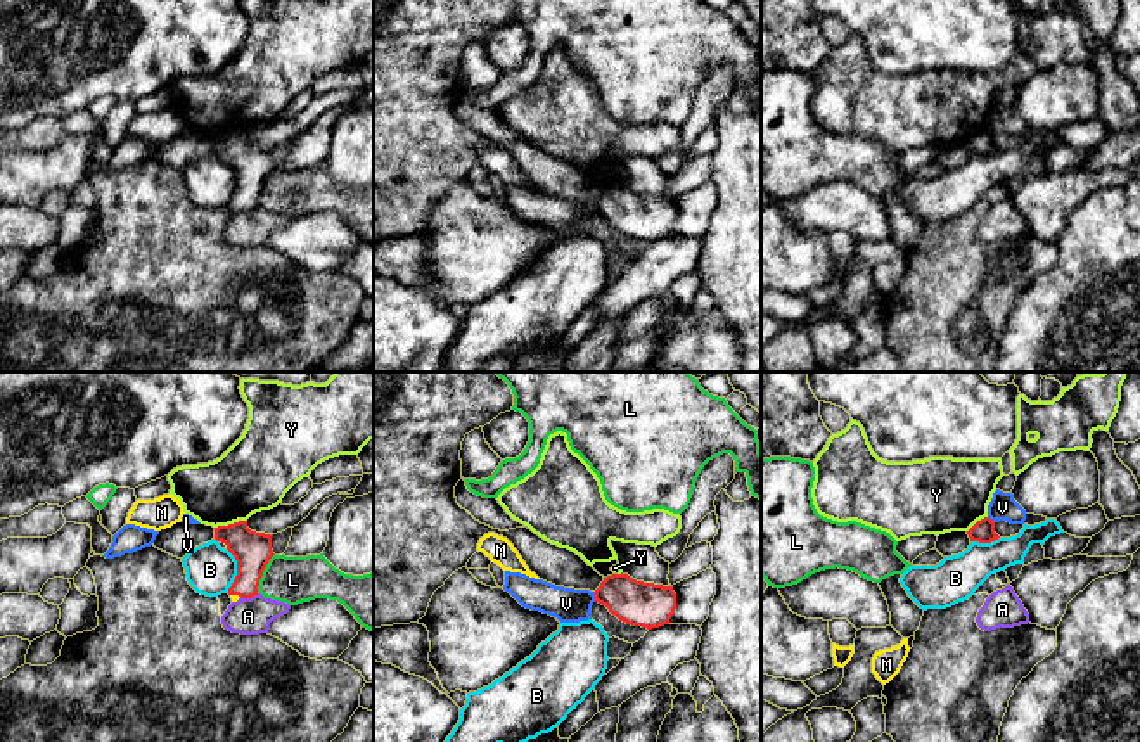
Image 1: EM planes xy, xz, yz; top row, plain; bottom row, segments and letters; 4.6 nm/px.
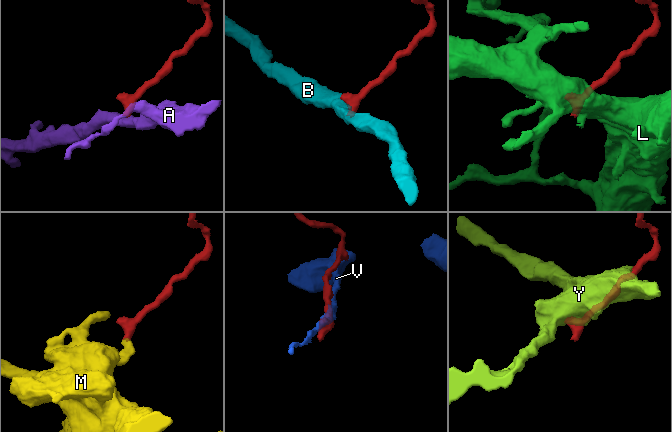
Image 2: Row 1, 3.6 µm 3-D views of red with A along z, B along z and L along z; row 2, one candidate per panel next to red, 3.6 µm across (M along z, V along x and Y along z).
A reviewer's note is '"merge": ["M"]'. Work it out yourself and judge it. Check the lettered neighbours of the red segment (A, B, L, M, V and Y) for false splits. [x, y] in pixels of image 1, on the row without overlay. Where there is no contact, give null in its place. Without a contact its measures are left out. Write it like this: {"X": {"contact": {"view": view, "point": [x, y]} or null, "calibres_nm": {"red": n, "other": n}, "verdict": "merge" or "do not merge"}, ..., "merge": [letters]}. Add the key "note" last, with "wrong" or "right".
{"A": {"contact": {"view": "xy", "point": [249, 210]}, "calibres_nm": {"red": 170, "other": 180}, "verdict": "do not merge"}, "B": {"contact": {"view": "xy", "point": [237, 182]}, "calibres_nm": {"red": 170, "other": 220}, "verdict": "do not merge"}, "L": {"contact": {"view": "xy", "point": [262, 185]}, "calibres_nm": {"red": 170, "other": 220}, "verdict": "do not merge"}, "M": {"contact": {"view": "xy", "point": [236, 206]}, "calibres_nm": {"red": 170, "other": 30}, "verdict": "merge"}, "V": {"contact": {"view": "xz", "point": [595, 210]}, "calibres_nm": {"red": 200, "other": 160}, "verdict": "do not merge"}, "Y": {"contact": {"view": "xy", "point": [230, 137]}, "calibres_nm": {"red": 170, "other": 340}, "verdict": "do not merge"}, "merge": ["M"], "note": "right"}

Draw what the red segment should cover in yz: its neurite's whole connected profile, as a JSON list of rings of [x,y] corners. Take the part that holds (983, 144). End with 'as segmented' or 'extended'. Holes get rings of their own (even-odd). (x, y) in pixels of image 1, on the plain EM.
[[[984,130],[977,133],[969,144],[967,144],[970,154],[979,154],[979,156],[991,156],[998,152],[1000,149],[995,145],[995,133],[989,130]]]; as segmented

